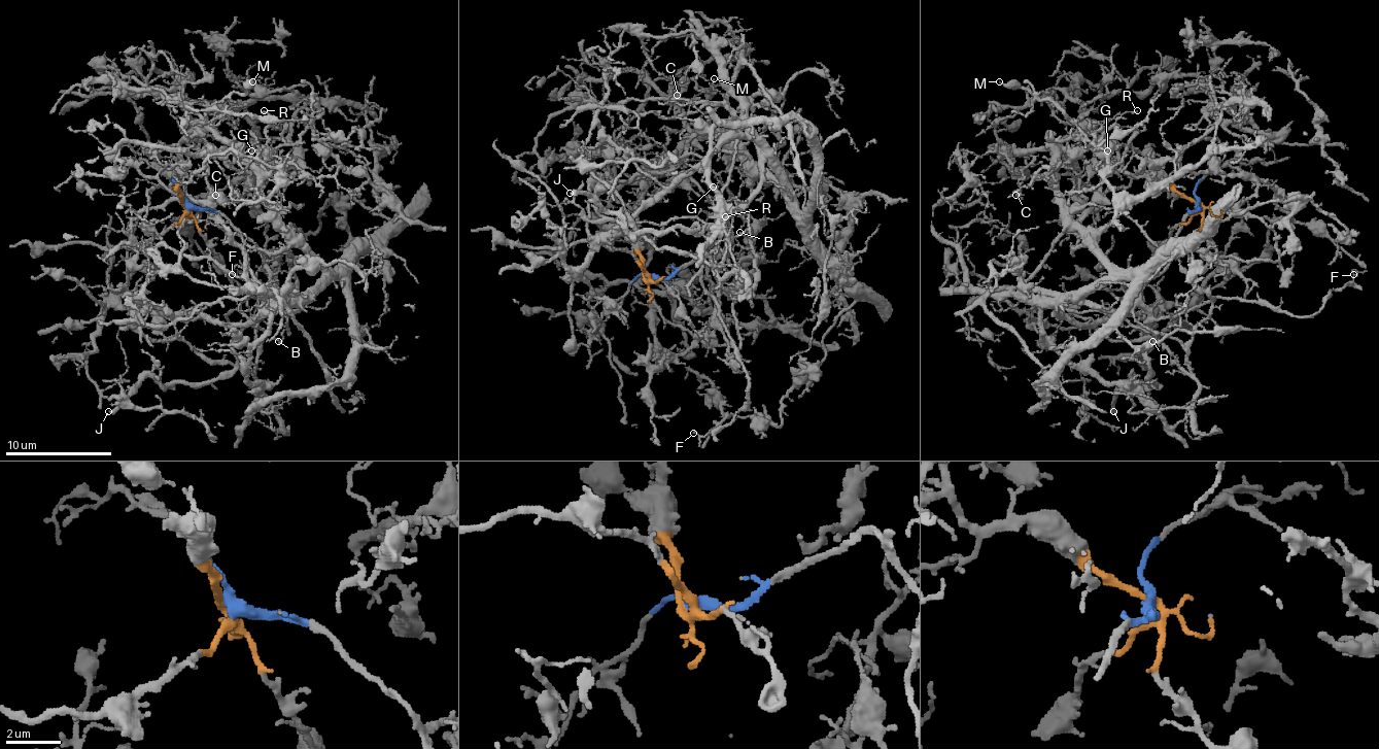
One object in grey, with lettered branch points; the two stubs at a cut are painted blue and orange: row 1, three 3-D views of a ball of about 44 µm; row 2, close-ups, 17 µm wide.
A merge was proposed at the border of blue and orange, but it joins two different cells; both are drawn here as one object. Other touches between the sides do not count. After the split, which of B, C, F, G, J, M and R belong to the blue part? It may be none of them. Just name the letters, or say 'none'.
B, F, J

